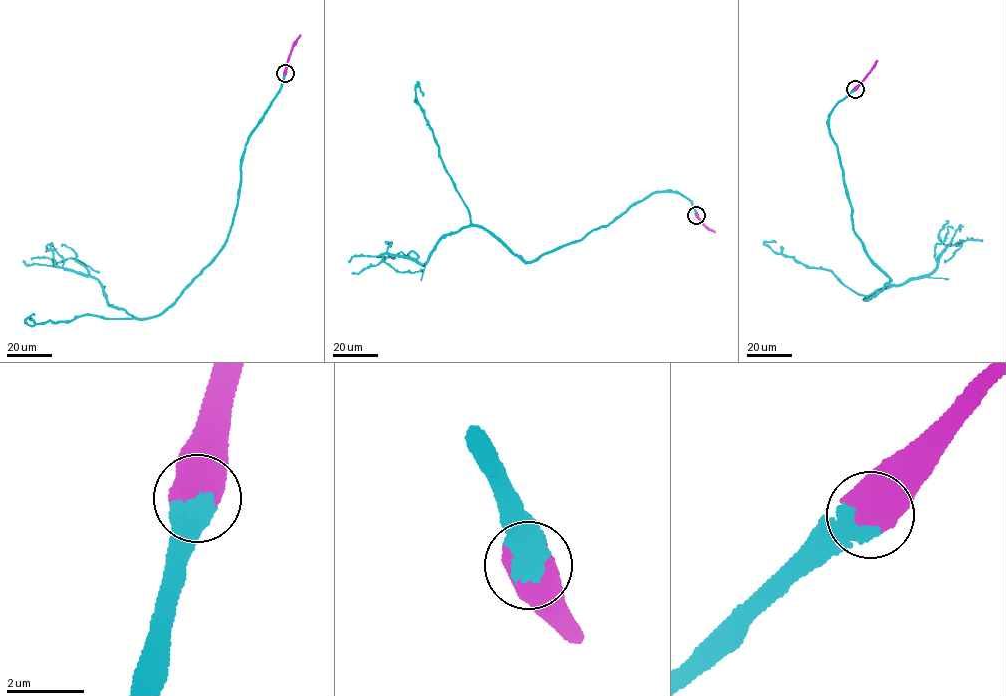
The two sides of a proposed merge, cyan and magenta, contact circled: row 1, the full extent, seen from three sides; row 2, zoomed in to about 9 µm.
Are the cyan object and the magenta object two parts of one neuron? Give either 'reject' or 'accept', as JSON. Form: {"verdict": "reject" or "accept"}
{"verdict": "accept"}

